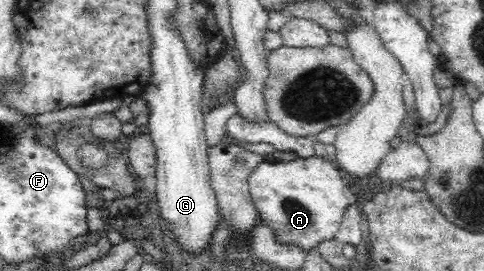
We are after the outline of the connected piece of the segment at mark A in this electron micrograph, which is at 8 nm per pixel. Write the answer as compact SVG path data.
M296 159L293 162L275 162L261 161L255 170L250 174L248 182L250 197L255 205L258 216L274 231L274 238L278 244L296 244L303 246L303 250L311 250L313 246L319 246L325 240L331 240L335 237L341 218L349 204L355 202L355 190L347 188L343 184L343 177L337 174L338 170L329 168L329 164L321 170L303 170L303 159Z

